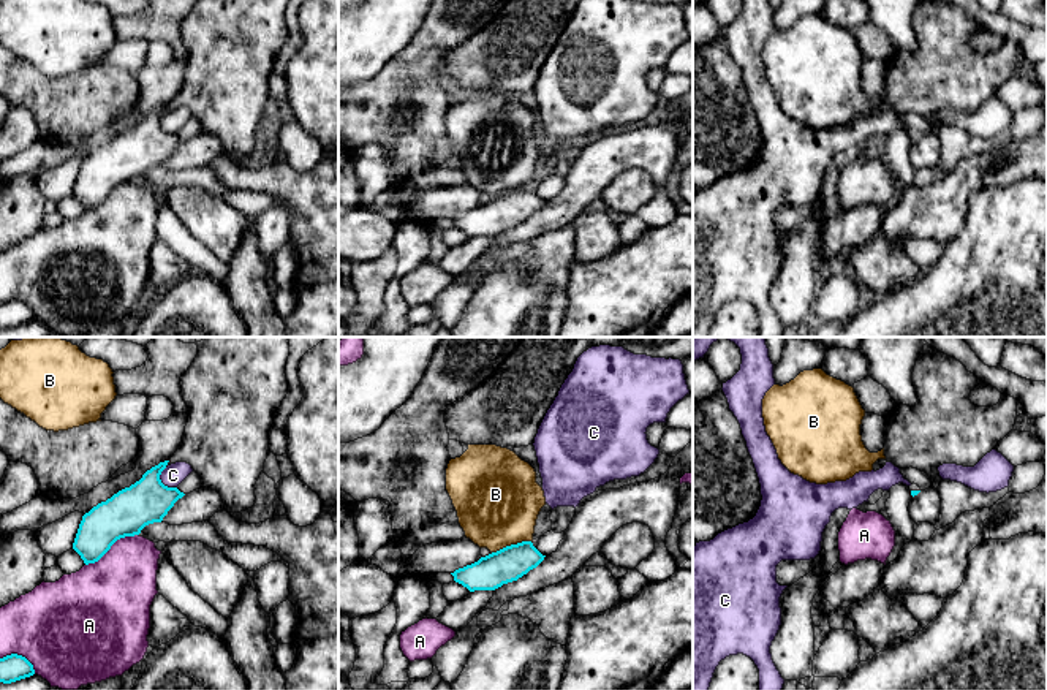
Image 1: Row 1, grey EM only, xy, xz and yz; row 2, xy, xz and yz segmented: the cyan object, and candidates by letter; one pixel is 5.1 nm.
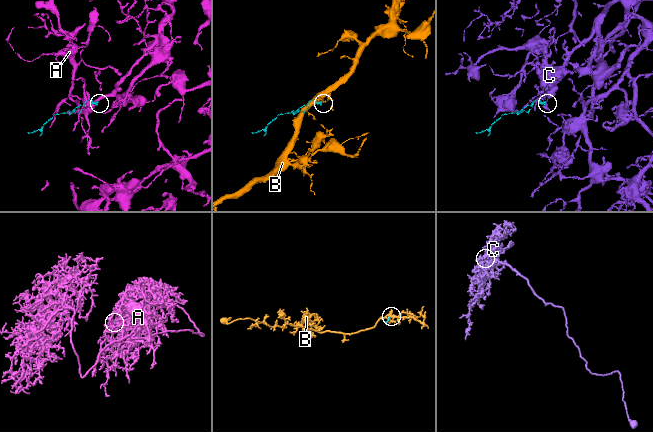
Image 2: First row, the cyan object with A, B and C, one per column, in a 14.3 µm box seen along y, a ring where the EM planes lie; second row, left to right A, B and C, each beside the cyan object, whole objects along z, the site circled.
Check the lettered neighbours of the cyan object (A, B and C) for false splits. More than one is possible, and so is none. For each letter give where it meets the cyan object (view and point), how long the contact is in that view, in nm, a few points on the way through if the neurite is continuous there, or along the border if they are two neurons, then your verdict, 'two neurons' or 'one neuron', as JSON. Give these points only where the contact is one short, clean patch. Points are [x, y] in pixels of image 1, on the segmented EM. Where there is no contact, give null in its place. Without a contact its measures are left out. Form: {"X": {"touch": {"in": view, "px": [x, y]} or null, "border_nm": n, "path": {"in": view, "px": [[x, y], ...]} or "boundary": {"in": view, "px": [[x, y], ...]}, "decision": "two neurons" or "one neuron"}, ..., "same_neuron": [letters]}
{"A": {"touch": {"in": "xy", "px": [111, 545]}, "border_nm": 320, "decision": "two neurons"}, "B": {"touch": {"in": "xz", "px": [511, 545]}, "border_nm": 220, "boundary": {"in": "xz", "px": [[530, 540], [511, 543], [492, 553]]}, "decision": "two neurons"}, "C": {"touch": {"in": "xy", "px": [160, 481]}, "border_nm": 130, "decision": "two neurons"}, "same_neuron": []}

